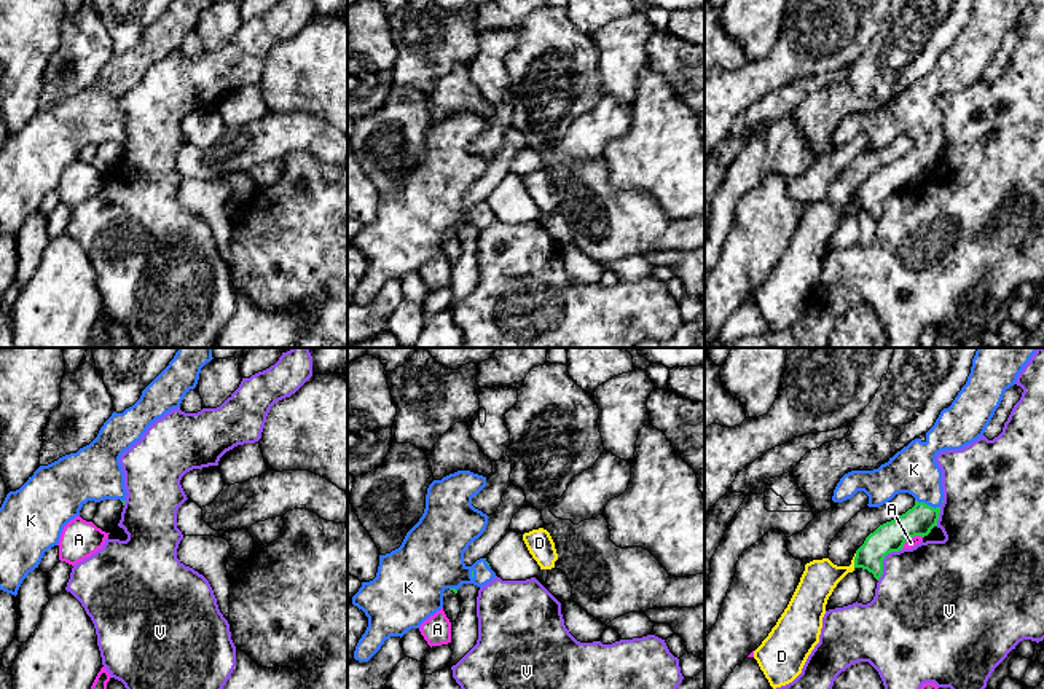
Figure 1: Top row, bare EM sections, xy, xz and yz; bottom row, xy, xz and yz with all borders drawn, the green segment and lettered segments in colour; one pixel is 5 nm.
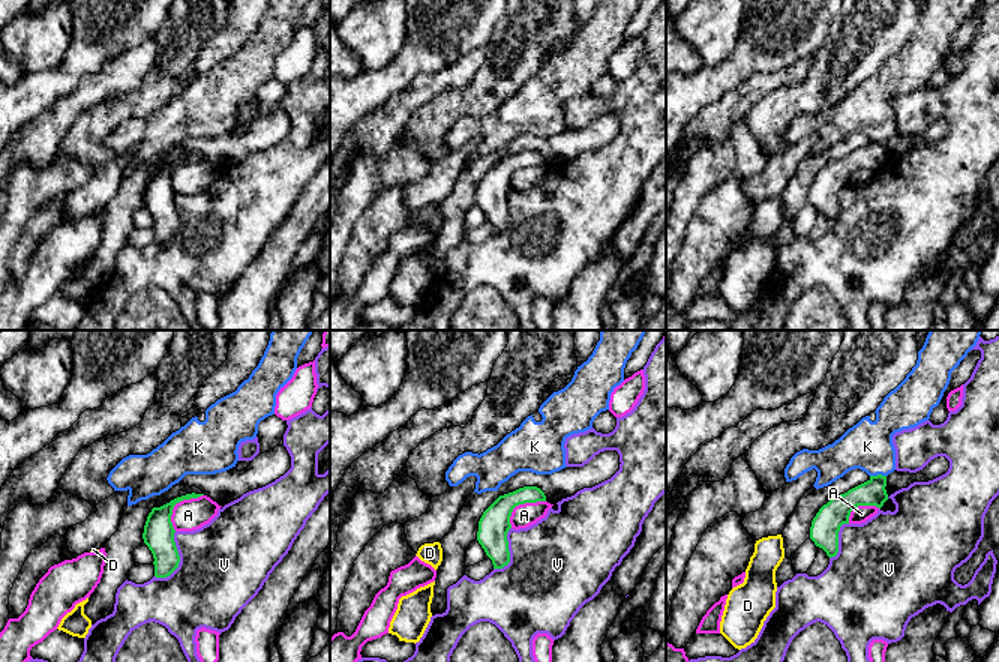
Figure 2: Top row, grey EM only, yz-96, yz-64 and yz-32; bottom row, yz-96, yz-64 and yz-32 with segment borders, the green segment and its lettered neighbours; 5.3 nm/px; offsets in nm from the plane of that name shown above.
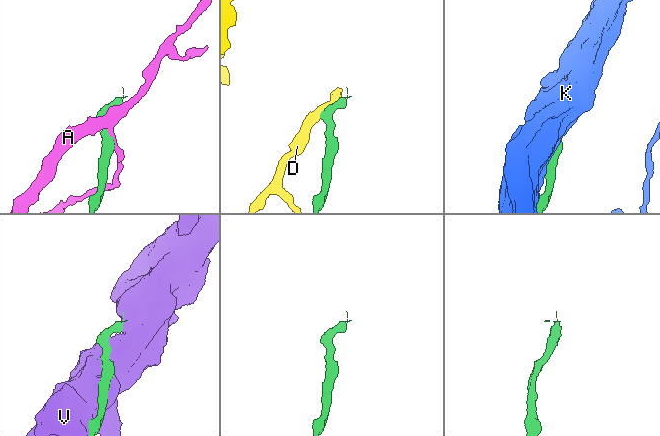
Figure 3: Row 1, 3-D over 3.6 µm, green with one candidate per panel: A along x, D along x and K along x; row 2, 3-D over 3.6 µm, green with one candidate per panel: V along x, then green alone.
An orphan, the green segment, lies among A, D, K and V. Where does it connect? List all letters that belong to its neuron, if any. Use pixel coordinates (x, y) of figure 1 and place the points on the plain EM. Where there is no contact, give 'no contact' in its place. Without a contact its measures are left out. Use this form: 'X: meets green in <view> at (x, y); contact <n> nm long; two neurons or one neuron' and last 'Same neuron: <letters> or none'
A: meets green in yz at (910, 179); contact 130 nm long; two neurons
D: meets green in yz at (855, 203); contact 70 nm long; two neurons
K: meets green in yz at (926, 147); contact 130 nm long; one neuron
V: meets green in yz at (883, 201); contact 200 nm long; two neurons
Same neuron: K

